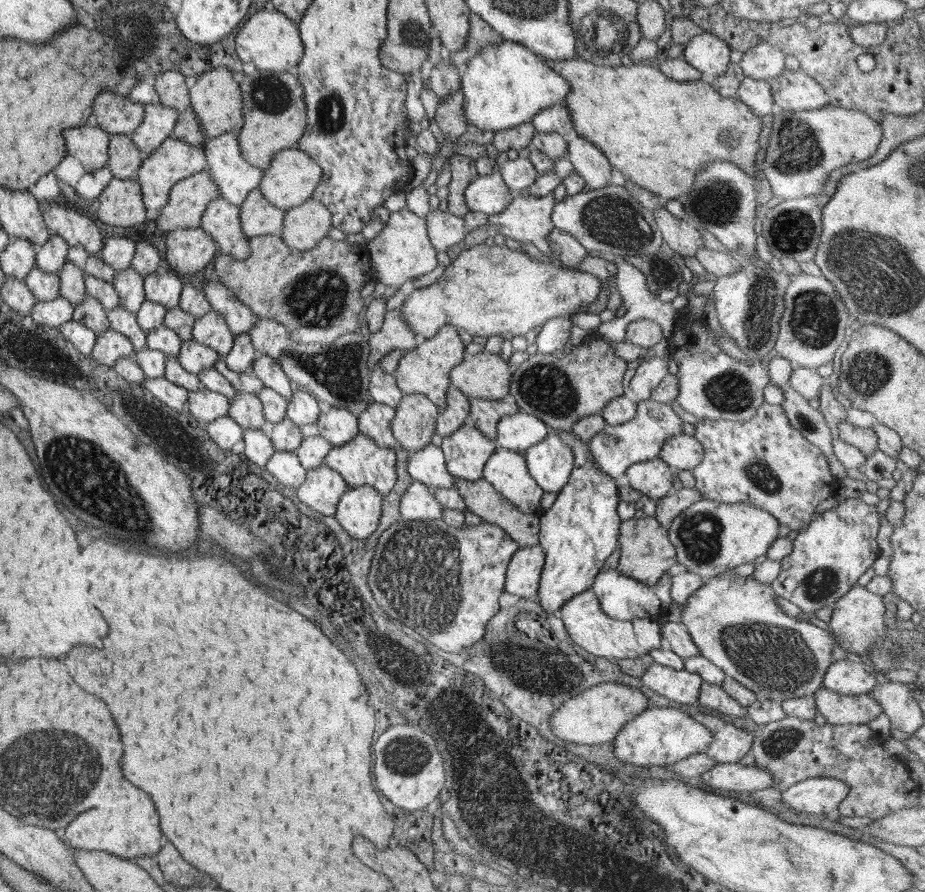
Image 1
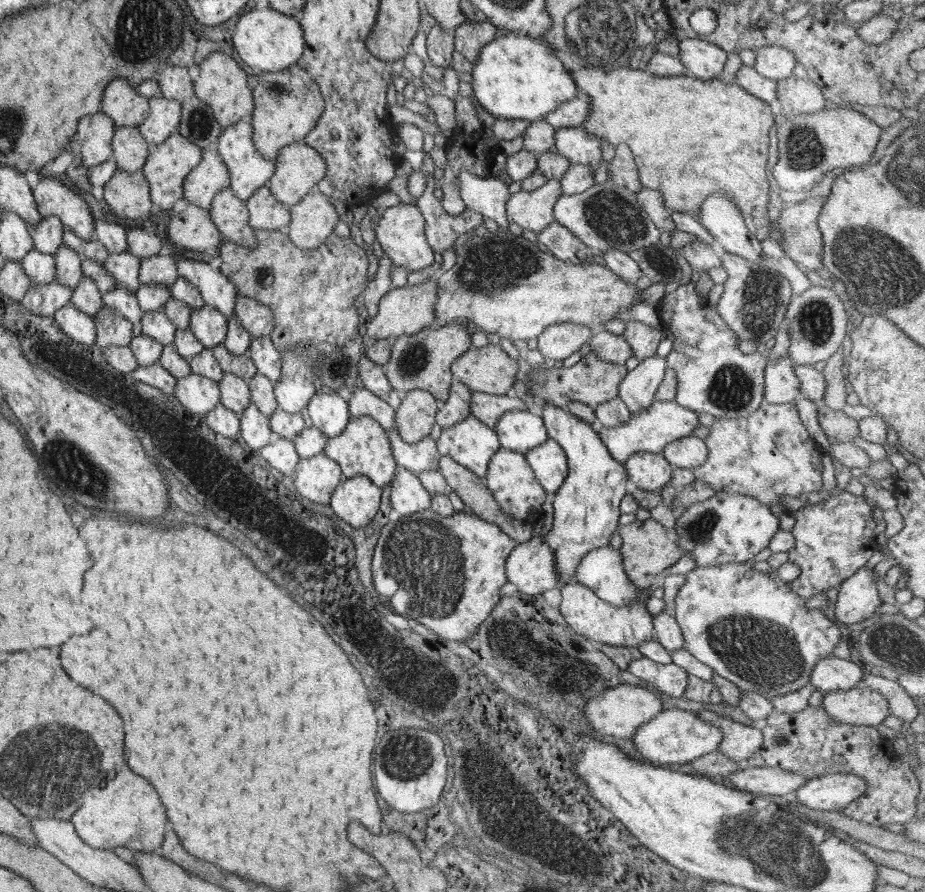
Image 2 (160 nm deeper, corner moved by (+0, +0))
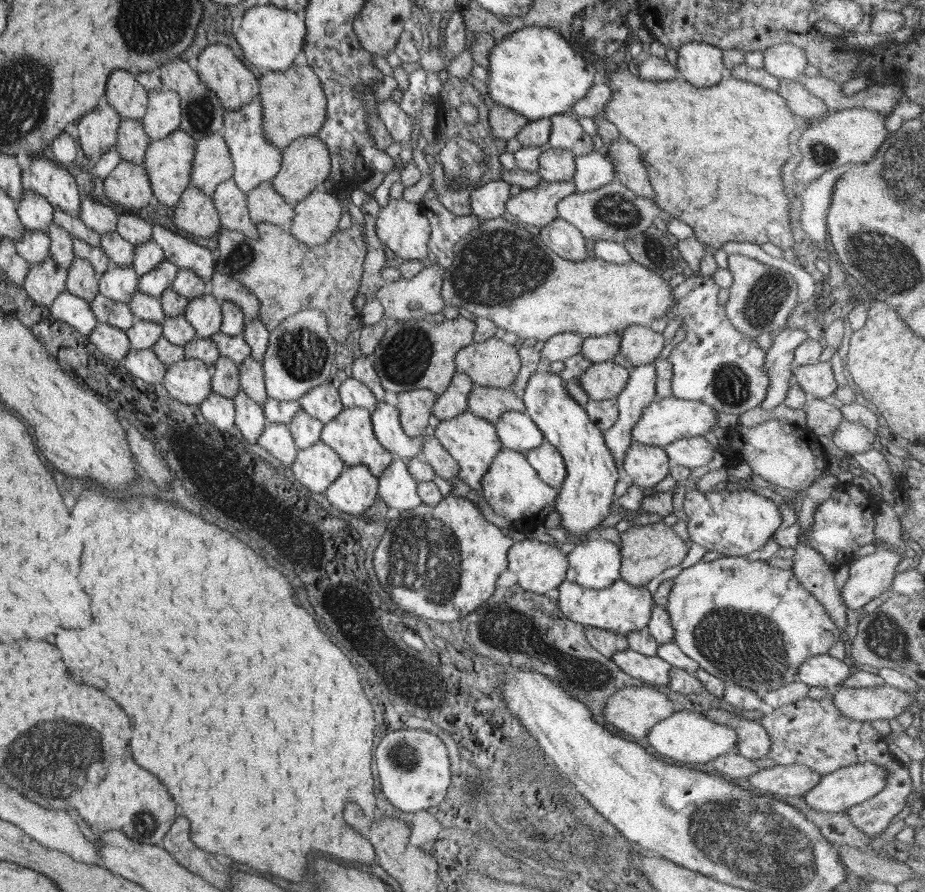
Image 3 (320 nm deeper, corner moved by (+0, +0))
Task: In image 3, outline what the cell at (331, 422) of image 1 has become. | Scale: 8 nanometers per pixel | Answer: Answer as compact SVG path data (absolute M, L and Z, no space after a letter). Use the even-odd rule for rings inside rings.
M334 379L311 388L298 401L302 409L323 424L334 420L344 407Z

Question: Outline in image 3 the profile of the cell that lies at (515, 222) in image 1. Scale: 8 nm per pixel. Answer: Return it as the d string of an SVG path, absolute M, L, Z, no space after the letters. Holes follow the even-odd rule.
M542 179L538 186L522 189L517 196L511 196L505 207L516 223L542 228L558 218L558 203L575 193L572 180L551 183Z

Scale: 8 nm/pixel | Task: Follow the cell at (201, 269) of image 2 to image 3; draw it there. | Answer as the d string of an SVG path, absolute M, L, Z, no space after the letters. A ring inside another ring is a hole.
M160 224L152 225L151 238L164 251L166 261L175 264L179 269L193 270L206 284L211 284L211 276L216 268L216 261L212 258L212 251L204 246L190 241L187 237L171 232Z

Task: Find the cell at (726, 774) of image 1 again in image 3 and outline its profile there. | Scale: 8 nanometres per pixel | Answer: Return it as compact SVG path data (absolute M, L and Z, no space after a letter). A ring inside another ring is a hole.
M776 765L772 769L759 769L748 779L759 793L783 799L787 796L804 796L817 786L821 776L804 765Z

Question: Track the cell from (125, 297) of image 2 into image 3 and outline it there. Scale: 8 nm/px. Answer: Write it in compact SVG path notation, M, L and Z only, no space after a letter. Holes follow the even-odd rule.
M111 264L99 275L99 293L116 302L130 303L137 290L139 276L135 273L133 265L121 267Z

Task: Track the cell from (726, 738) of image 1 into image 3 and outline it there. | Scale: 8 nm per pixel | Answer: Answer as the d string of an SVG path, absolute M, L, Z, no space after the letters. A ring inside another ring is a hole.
M732 711L708 712L716 724L728 725L735 728L737 746L735 752L751 762L766 757L771 751L771 738L768 731L759 720L746 719L744 715L734 714Z

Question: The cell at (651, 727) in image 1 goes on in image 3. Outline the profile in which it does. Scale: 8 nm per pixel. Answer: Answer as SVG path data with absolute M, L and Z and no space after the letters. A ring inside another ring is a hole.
M676 711L666 720L655 724L647 734L648 744L668 760L676 762L706 763L716 760L720 755L735 752L737 734L735 728L716 724L713 721L700 718L691 711Z

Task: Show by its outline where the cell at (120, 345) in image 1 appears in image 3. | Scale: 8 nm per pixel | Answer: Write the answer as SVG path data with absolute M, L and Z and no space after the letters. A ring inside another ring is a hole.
M101 293L90 303L98 323L107 322L120 330L128 330L136 321L136 316L126 303L110 300Z

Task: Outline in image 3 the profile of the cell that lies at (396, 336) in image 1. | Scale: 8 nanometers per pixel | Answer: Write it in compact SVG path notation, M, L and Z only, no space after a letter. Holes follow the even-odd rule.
M428 264L406 281L401 278L399 281L382 286L377 293L377 299L384 307L384 318L390 316L396 321L407 321L410 319L428 319L430 314L436 314L443 310L445 302L442 300L441 291L443 278L447 267L439 264Z

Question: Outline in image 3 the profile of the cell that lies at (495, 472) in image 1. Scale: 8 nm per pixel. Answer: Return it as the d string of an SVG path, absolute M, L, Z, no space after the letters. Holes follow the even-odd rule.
M502 448L494 457L481 484L484 498L492 507L494 514L498 514L512 523L515 520L521 522L539 515L546 519L550 512L557 510L556 499L559 489L548 486L527 461L525 455L515 450Z

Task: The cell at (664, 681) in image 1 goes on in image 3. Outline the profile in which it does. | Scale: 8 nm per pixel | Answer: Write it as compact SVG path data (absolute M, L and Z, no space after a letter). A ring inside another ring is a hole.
M628 649L616 651L610 659L632 678L640 678L649 686L669 684L670 663L657 656L644 656Z

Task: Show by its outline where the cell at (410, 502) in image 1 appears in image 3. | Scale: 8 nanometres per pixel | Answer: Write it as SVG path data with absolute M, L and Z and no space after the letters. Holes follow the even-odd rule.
M394 457L377 479L377 494L389 508L396 508L404 513L423 503L417 493L417 481L410 476L404 460Z

